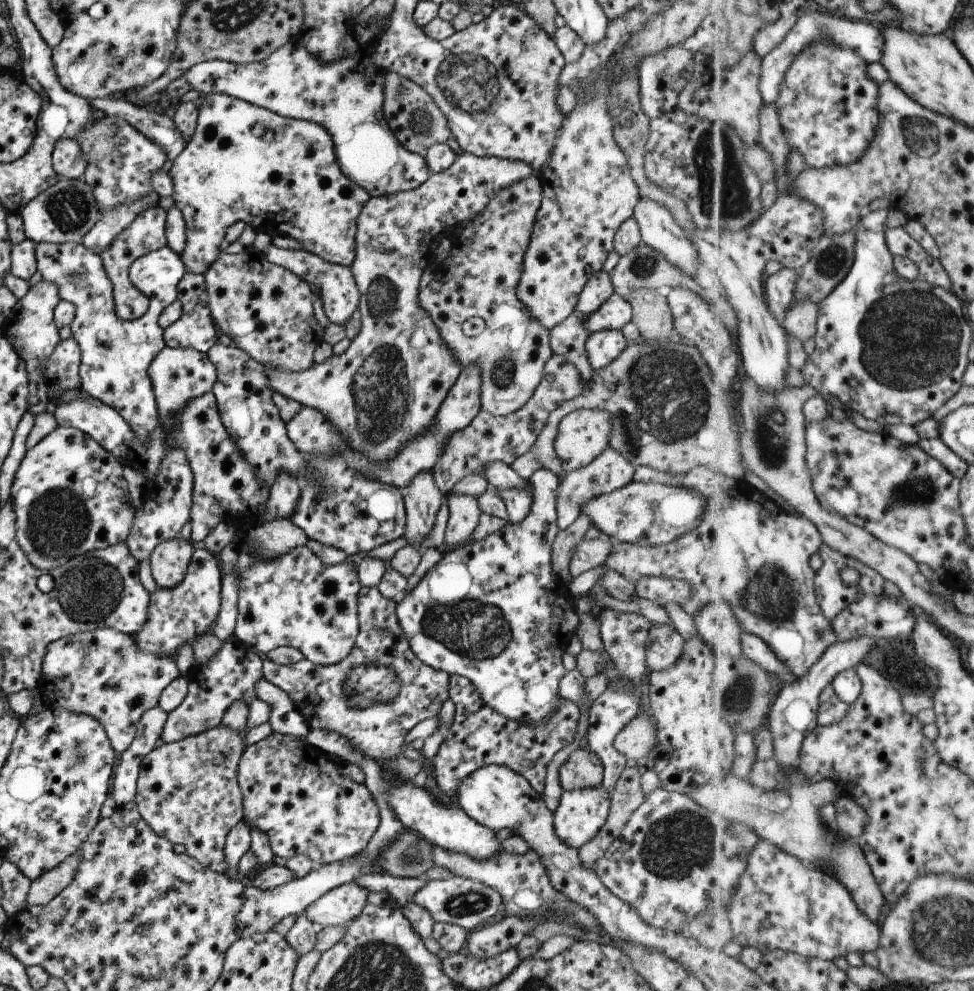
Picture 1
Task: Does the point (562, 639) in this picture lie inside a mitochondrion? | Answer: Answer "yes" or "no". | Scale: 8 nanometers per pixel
no

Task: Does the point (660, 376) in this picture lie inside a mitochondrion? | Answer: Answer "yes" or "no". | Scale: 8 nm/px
yes

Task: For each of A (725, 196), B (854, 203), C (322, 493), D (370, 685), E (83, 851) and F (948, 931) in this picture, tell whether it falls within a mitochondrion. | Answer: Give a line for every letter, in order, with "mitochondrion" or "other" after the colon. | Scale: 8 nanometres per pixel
A: mitochondrion
B: other
C: mitochondrion
D: mitochondrion
E: other
F: mitochondrion

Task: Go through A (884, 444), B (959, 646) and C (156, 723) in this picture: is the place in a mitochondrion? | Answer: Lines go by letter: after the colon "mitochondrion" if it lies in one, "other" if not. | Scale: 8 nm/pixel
A: other
B: other
C: other

